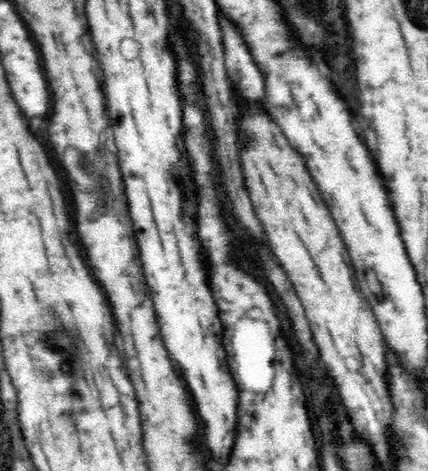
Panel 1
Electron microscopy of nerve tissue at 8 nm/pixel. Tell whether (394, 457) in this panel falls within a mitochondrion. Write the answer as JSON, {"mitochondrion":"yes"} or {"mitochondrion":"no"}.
{"mitochondrion":"no"}

